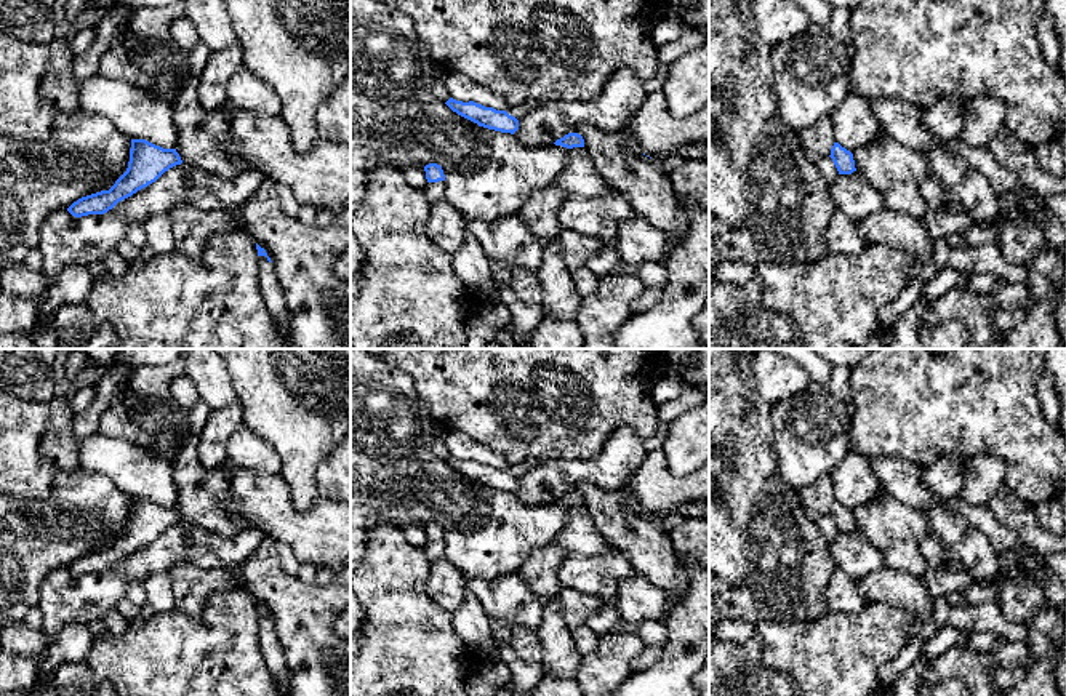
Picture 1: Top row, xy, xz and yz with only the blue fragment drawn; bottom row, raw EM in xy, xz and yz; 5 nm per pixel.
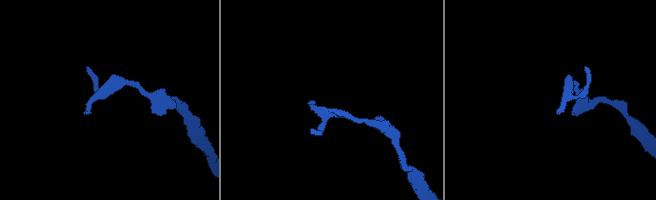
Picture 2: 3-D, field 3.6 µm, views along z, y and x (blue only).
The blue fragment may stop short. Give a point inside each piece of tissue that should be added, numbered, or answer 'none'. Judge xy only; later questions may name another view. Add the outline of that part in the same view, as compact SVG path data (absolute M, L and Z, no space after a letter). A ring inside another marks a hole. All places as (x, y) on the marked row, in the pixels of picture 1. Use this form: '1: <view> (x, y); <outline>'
1: xy (271, 290); M258 256L258 269L261 296L274 320L279 322L288 310L288 304L275 275L274 264L266 256Z

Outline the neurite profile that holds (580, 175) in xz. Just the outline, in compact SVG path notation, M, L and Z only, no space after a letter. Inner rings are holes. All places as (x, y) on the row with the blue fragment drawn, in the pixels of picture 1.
M584 147L570 149L567 165L554 186L567 194L581 194L586 198L621 195L597 171Z

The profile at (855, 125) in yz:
M853 93L836 107L831 117L836 142L850 152L876 142L882 133L880 123L872 114L868 99Z

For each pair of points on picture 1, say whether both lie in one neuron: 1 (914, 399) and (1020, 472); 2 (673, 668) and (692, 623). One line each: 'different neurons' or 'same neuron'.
1: same neuron
2: same neuron

